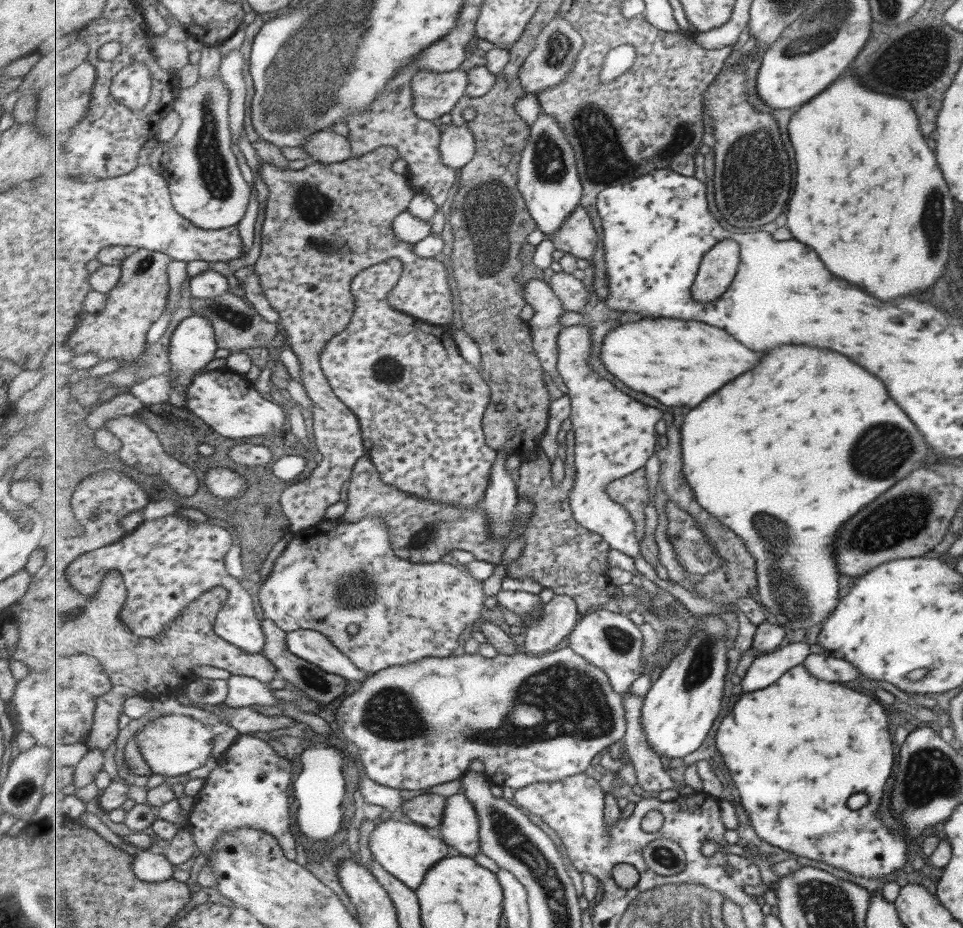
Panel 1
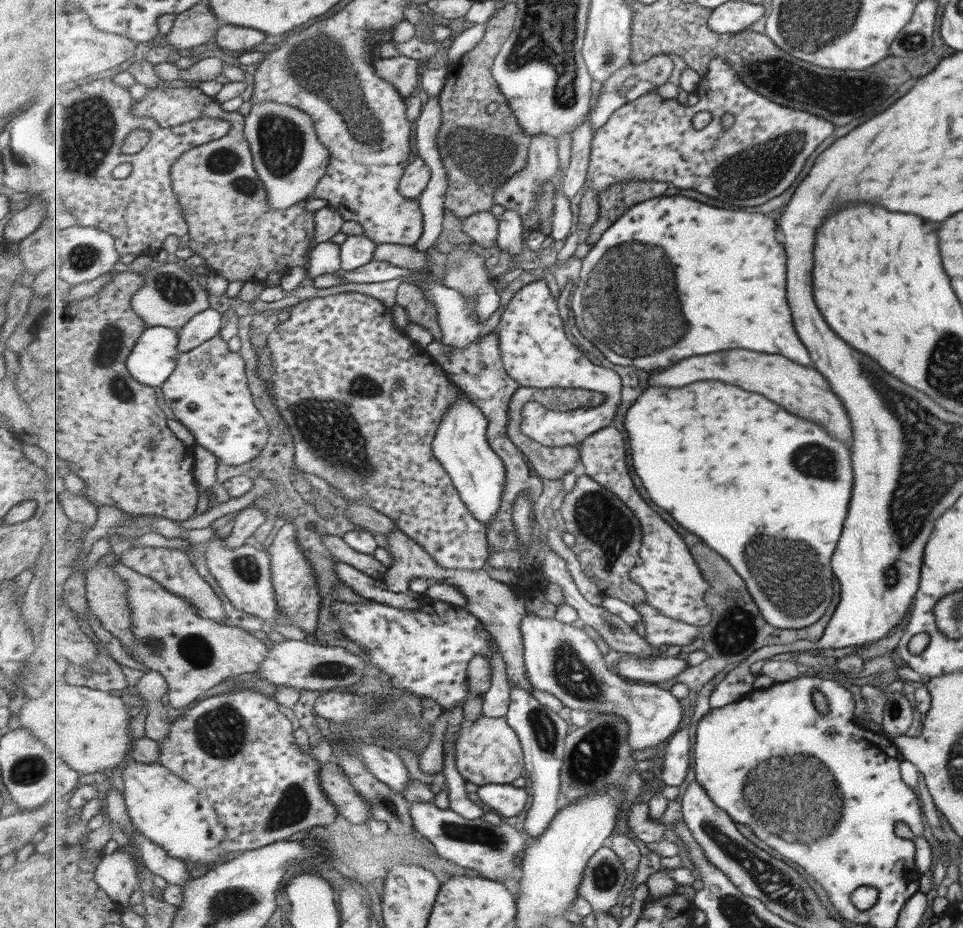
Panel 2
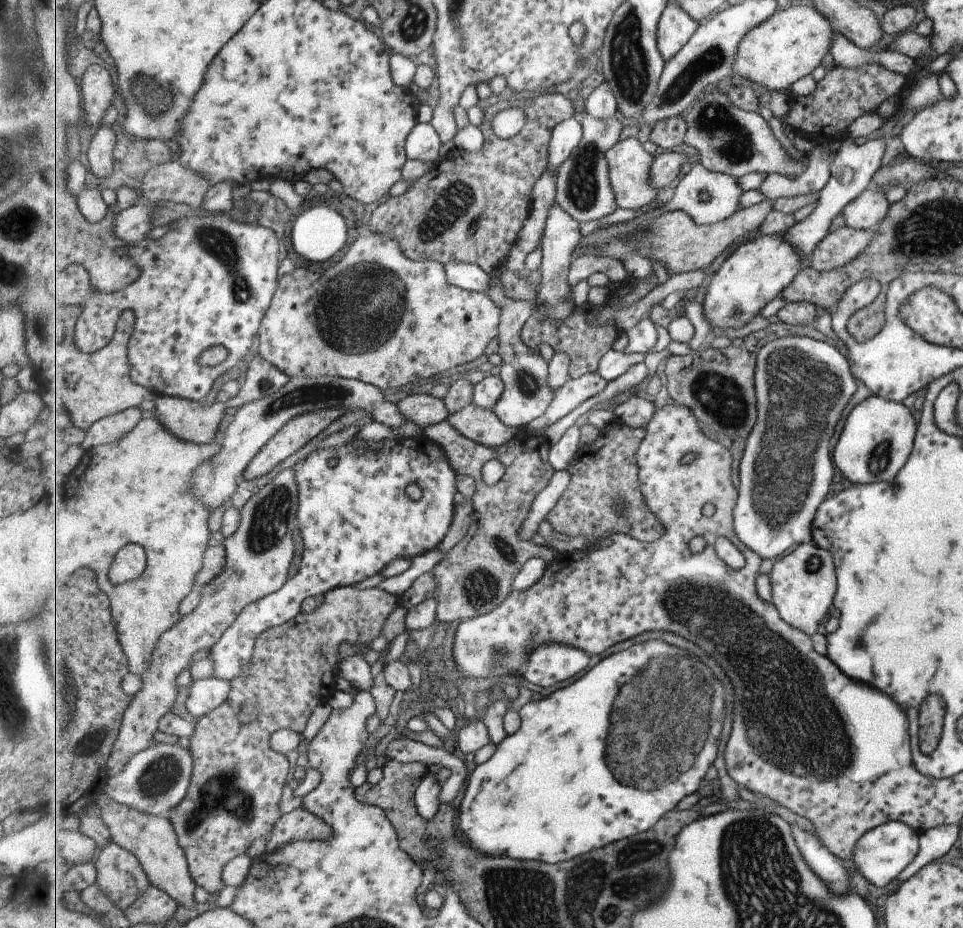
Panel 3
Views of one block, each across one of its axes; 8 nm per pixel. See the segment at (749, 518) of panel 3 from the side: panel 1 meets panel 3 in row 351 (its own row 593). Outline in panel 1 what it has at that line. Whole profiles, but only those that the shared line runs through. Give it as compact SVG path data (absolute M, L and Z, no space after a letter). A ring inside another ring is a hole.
M785 344L785 348L773 348L773 352L765 352L761 358L761 364L757 368L745 372L745 376L739 376L733 380L733 384L727 384L717 392L717 396L709 396L705 404L699 404L695 410L691 410L685 418L685 424L681 426L681 446L683 447L683 471L687 480L691 483L695 497L711 515L723 521L725 525L737 531L743 537L745 545L757 559L757 577L759 577L759 592L761 603L767 607L770 618L777 624L787 629L811 628L831 616L836 610L837 600L837 574L835 574L836 550L831 536L849 516L853 516L859 508L863 508L867 502L877 498L881 492L885 492L889 486L893 486L897 480L907 476L917 466L922 465L927 456L927 445L923 435L917 427L901 412L901 408L887 396L887 390L881 386L881 380L877 380L873 374L863 370L861 366L853 364L849 358L823 350L813 346L797 346L797 344Z

